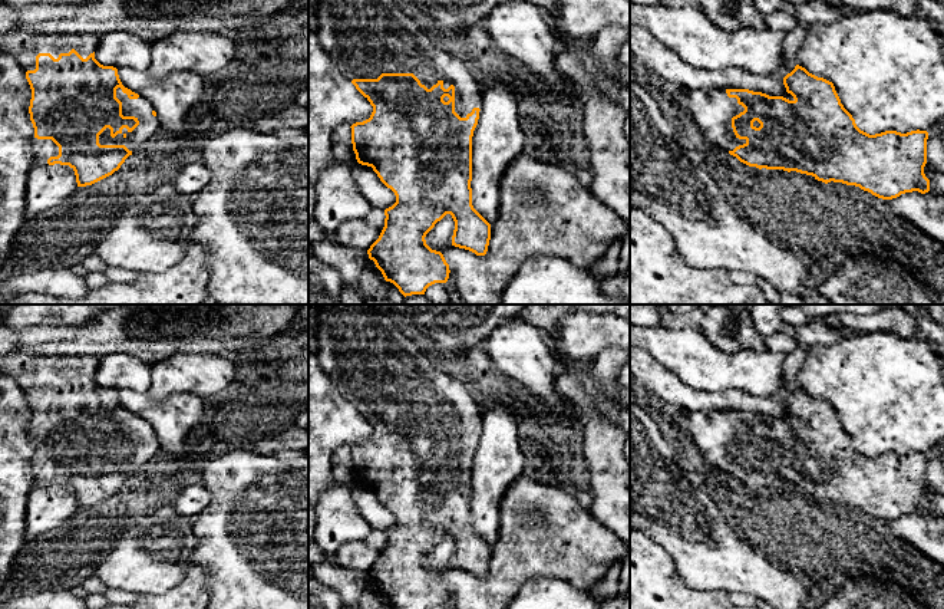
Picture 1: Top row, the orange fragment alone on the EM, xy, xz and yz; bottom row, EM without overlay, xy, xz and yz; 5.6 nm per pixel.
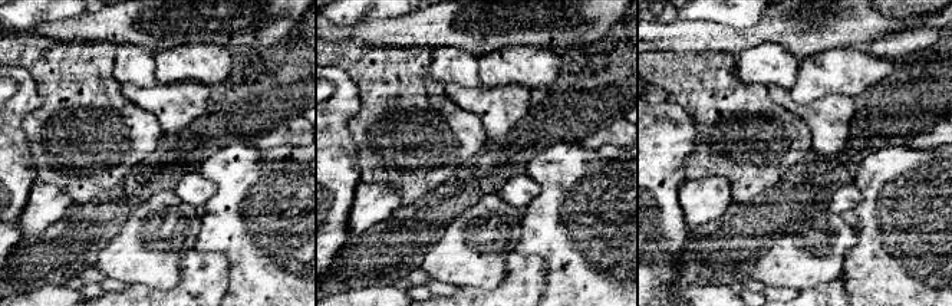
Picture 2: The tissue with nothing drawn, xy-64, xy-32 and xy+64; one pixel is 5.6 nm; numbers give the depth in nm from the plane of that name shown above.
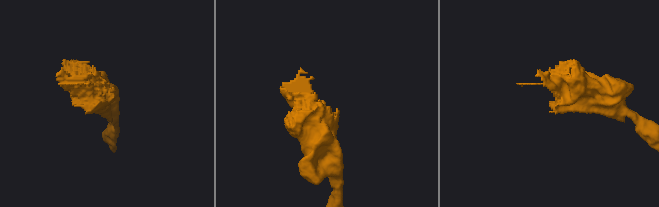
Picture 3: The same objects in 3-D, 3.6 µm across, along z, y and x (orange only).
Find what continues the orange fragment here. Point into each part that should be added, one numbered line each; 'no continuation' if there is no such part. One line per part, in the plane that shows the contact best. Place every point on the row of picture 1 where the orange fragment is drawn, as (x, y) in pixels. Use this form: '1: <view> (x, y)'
1: xy (141, 108)

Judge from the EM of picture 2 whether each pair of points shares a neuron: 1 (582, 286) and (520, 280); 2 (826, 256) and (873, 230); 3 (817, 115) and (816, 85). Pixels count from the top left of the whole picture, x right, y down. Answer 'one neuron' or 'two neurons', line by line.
1: two neurons
2: two neurons
3: two neurons

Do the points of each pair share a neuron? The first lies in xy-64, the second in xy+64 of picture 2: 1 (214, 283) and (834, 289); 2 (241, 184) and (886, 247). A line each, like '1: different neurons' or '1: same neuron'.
1: same neuron
2: same neuron

